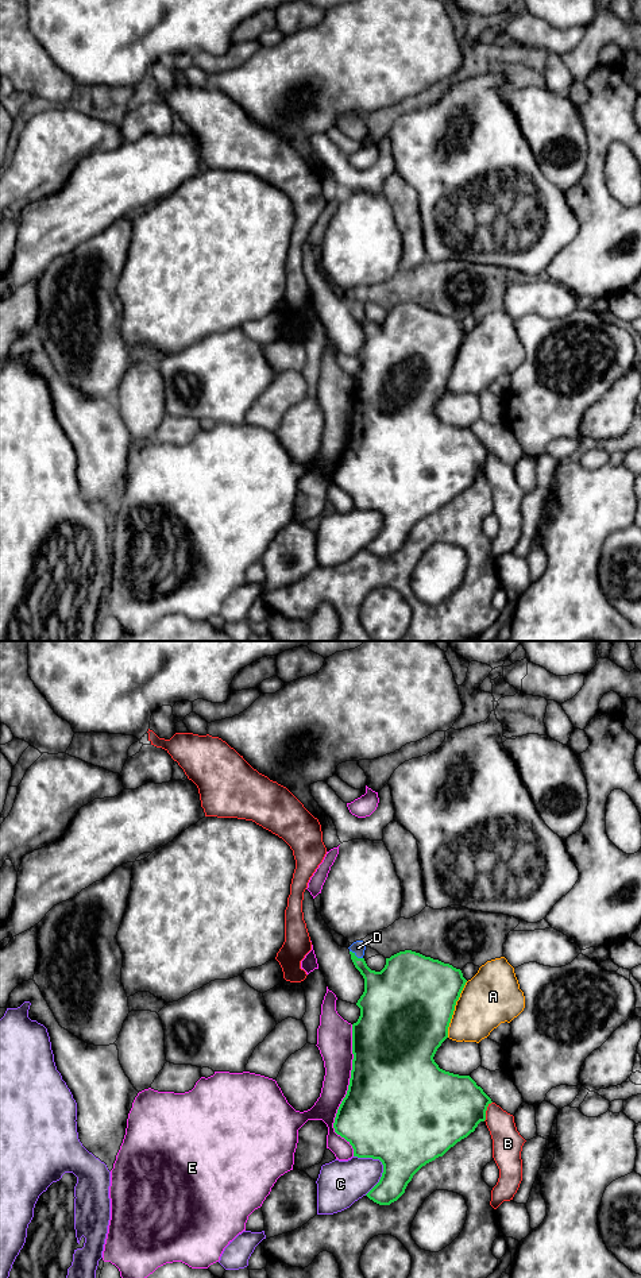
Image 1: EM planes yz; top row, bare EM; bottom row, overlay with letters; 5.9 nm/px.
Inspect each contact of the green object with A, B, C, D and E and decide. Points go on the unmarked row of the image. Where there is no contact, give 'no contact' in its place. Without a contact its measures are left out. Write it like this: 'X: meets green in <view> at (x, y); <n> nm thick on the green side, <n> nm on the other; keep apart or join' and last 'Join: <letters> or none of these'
A: meets green in yz at (454, 362); 500 nm thick on the green side, 340 nm on the other; keep apart
B: meets green in yz at (486, 462); 420 nm thick on the green side, 180 nm on the other; keep apart
C: meets green in yz at (382, 516); 480 nm thick on the green side, 260 nm on the other; keep apart
D: meets green in yz at (355, 308); 220 nm thick on the green side, 80 nm on the other; join
E: meets green in yz at (347, 443); 500 nm thick on the green side, 190 nm on the other; keep apart
Join: D

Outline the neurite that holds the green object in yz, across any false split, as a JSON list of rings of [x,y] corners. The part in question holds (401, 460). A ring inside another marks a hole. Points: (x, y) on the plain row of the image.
[[[363,293],[348,301],[364,331],[364,344],[356,355],[360,368],[352,377],[350,437],[333,480],[352,498],[354,509],[382,514],[382,529],[366,548],[379,557],[390,557],[422,518],[443,509],[486,472],[493,453],[470,428],[445,424],[433,412],[448,390],[456,354],[467,335],[462,323],[405,302],[386,310],[385,320],[375,324],[363,310]]]

